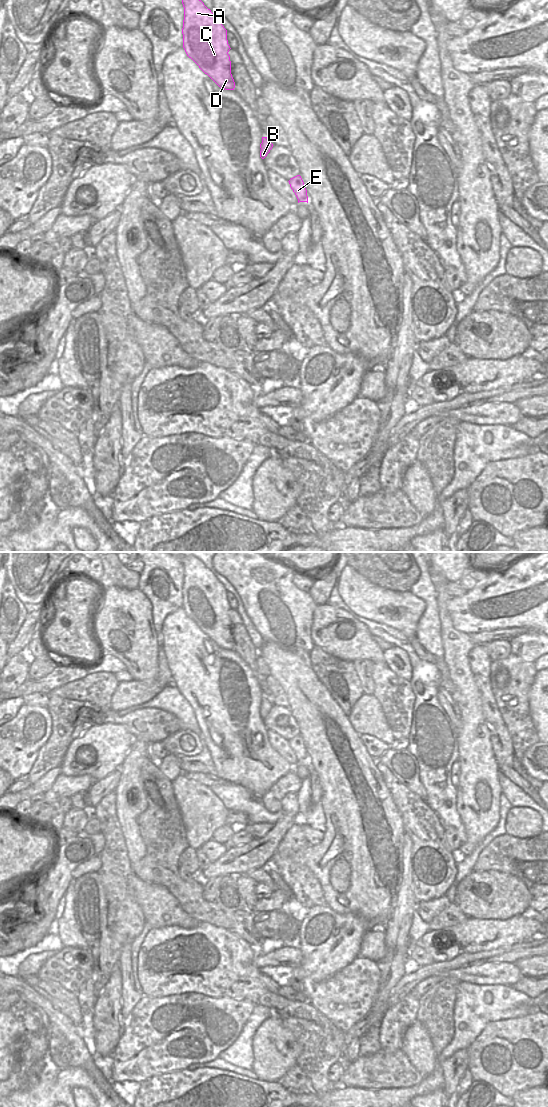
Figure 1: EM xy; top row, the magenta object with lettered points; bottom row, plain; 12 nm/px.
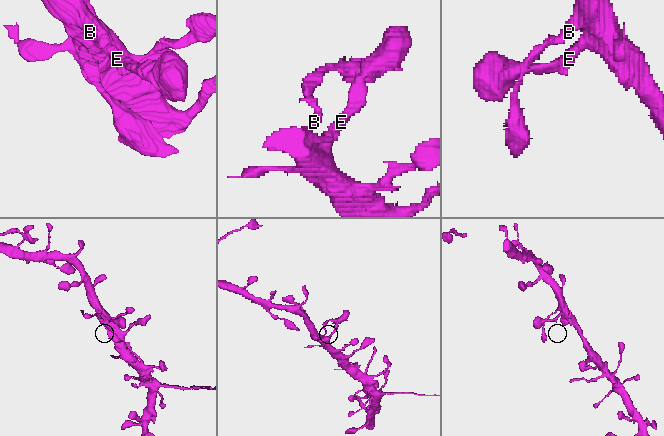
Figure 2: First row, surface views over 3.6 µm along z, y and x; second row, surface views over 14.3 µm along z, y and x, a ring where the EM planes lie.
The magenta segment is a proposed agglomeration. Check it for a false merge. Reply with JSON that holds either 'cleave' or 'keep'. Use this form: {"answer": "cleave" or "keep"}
{"answer": "cleave"}

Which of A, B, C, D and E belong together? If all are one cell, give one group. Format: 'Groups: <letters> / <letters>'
Groups: A C D E / B

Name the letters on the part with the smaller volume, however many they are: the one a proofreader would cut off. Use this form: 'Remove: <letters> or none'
Remove: B

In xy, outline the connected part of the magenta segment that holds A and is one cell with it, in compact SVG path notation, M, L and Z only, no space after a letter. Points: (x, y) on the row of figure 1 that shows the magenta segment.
M182 0L183 48L221 89L234 90L227 30L201 0Z

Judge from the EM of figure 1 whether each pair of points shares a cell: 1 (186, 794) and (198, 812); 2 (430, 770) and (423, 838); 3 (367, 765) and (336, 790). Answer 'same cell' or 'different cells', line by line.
1: same cell
2: different cells
3: same cell

